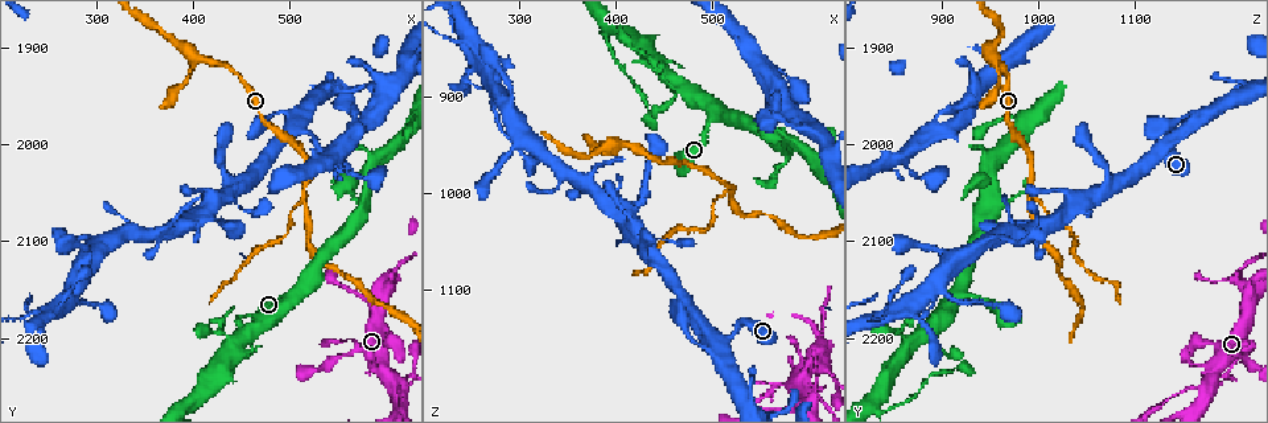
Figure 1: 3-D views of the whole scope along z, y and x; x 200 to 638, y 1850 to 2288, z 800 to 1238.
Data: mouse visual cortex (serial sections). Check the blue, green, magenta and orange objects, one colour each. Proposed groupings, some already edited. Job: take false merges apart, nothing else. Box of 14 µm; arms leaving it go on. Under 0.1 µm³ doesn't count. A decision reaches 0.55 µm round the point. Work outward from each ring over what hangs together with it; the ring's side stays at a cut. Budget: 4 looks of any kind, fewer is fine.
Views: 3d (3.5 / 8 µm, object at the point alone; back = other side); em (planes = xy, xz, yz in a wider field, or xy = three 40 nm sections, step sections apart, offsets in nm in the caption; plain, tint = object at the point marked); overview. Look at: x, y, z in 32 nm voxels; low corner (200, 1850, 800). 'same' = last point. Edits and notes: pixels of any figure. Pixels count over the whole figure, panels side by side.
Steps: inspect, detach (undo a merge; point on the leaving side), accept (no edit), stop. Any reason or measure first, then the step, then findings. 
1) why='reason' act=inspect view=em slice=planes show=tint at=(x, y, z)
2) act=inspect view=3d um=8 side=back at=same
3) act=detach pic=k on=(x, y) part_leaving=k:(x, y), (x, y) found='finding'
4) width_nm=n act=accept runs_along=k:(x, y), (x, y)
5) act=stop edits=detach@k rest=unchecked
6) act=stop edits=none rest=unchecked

why='four arms meet' act=inspect view=3d um=3.5 at=(610, 2245, 1180)

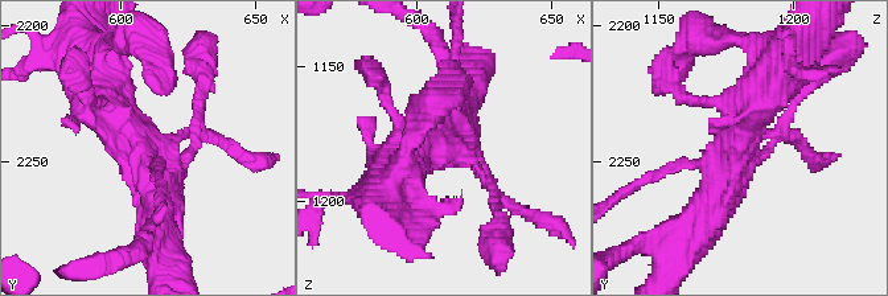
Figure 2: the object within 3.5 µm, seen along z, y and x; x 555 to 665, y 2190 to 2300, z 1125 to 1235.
arms=4 arm_widths_nm=150,150,400,600 act=inspect view=em slice=xy step=3 show=tint at=(609, 2246, 1176)

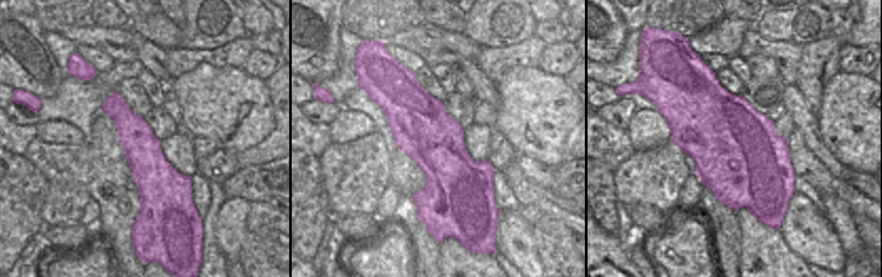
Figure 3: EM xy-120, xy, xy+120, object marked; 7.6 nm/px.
act=accept runs_along=3:(115, 95), (151, 170), (151, 207) found='all the same cell'

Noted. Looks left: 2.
why='abrupt turn' act=inspect view=3d um=3.5 at=(605, 2140, 1205)

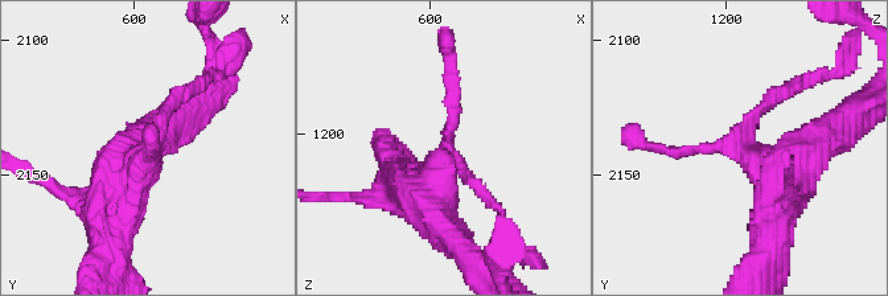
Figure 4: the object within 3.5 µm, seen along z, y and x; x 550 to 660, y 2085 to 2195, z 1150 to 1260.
act=accept runs_along=4:(122, 197), (161, 111), (190, 91) found='continuous, no second cell'

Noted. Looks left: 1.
act=stop edits=none rest=unchecked

